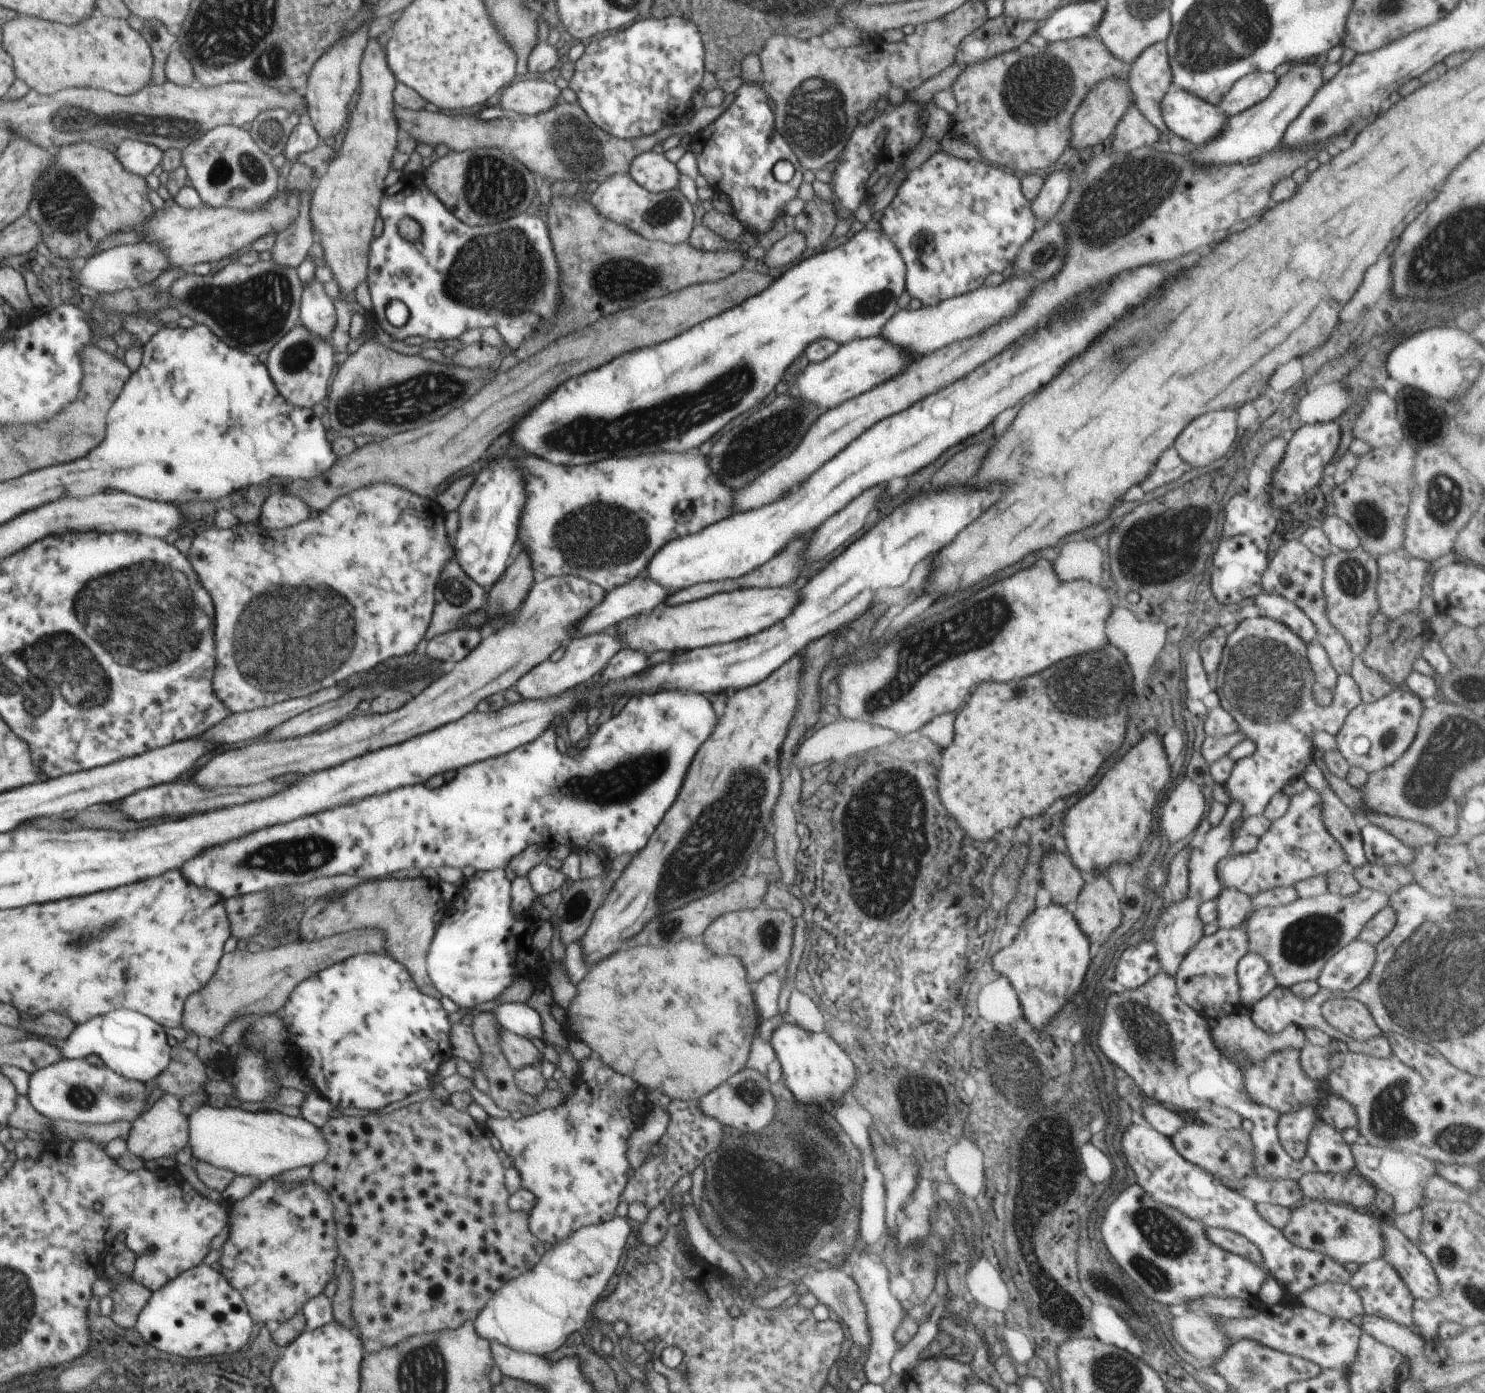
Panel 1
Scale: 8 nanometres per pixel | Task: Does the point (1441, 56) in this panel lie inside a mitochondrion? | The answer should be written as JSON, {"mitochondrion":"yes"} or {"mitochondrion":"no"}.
{"mitochondrion":"no"}

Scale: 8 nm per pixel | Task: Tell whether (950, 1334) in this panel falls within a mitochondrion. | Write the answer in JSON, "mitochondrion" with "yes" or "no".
{"mitochondrion":"yes"}

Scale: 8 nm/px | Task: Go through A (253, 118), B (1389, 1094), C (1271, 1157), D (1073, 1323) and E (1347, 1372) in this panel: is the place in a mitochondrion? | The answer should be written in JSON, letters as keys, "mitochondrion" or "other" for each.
{"A":"other","B":"mitochondrion","C":"other","D":"other","E":"other"}

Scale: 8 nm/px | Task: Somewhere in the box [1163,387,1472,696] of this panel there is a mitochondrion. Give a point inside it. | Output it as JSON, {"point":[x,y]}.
{"point":[1437,502]}

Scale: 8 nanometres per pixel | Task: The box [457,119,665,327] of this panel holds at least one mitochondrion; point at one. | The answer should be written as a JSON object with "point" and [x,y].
{"point":[492,188]}

